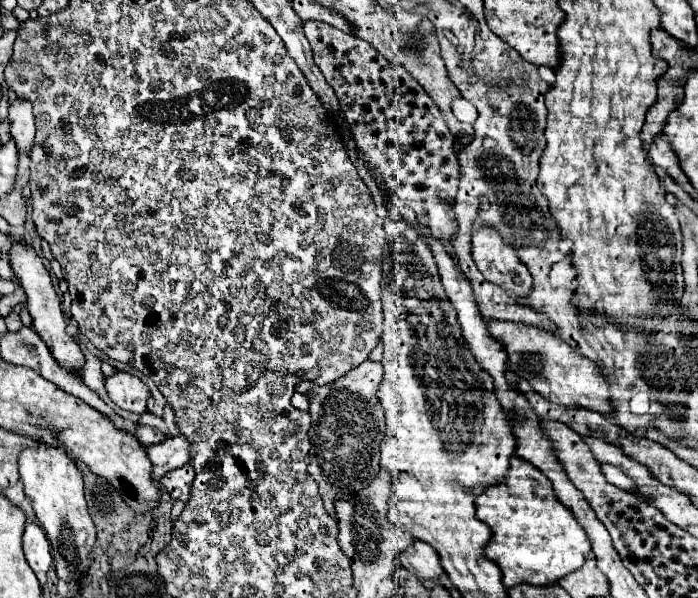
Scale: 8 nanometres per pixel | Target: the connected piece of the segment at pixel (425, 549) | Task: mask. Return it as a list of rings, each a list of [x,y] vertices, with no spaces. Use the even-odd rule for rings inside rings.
[[[416,540],[412,548],[404,550],[398,558],[400,566],[404,566],[408,572],[418,574],[420,578],[430,578],[430,580],[438,580],[442,578],[446,572],[442,570],[440,558],[438,554],[432,550],[432,546],[428,546],[426,542]]]

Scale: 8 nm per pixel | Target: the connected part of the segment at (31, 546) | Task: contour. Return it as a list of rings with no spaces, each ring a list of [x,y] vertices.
[[[34,522],[28,524],[24,530],[22,544],[24,544],[24,554],[26,554],[30,568],[36,574],[48,572],[52,566],[52,554],[50,554],[50,542],[48,542],[42,526],[38,526]]]

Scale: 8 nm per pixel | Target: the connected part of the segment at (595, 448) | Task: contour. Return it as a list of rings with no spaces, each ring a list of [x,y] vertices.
[[[584,438],[584,442],[586,442],[586,446],[590,446],[590,452],[598,460],[598,464],[610,462],[614,466],[622,466],[622,464],[628,464],[630,462],[630,458],[618,446],[610,444],[610,442],[602,440],[602,438]]]

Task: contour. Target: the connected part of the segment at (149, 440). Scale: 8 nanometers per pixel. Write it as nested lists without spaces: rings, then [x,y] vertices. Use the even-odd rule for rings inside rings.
[[[136,426],[136,434],[138,434],[138,442],[144,444],[144,446],[150,446],[150,444],[156,444],[156,442],[162,442],[166,440],[166,436],[150,426]]]

